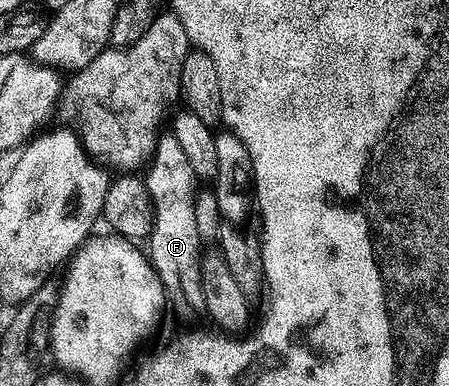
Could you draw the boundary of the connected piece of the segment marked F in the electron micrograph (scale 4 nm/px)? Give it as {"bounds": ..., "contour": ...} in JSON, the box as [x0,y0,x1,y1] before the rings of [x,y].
{"bounds":[143,133,203,323],"contour":[[[172,133],[162,134],[157,140],[157,148],[143,178],[150,191],[154,211],[153,228],[147,238],[149,262],[165,287],[171,311],[183,322],[193,323],[197,319],[197,311],[199,315],[203,308],[203,244],[199,237],[199,228],[195,225],[195,197],[199,190],[199,180]]]}

